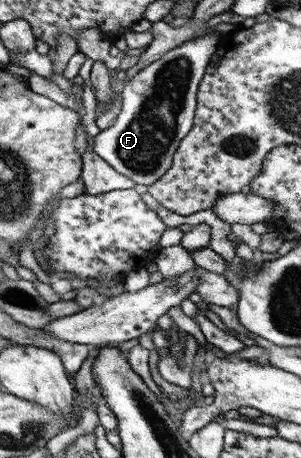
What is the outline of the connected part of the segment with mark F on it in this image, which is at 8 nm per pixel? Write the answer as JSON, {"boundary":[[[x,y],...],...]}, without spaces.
{"boundary":[[[214,31],[195,37],[126,80],[120,115],[93,141],[94,151],[118,173],[150,187],[169,171],[180,141],[193,126],[197,91],[222,35]]]}

